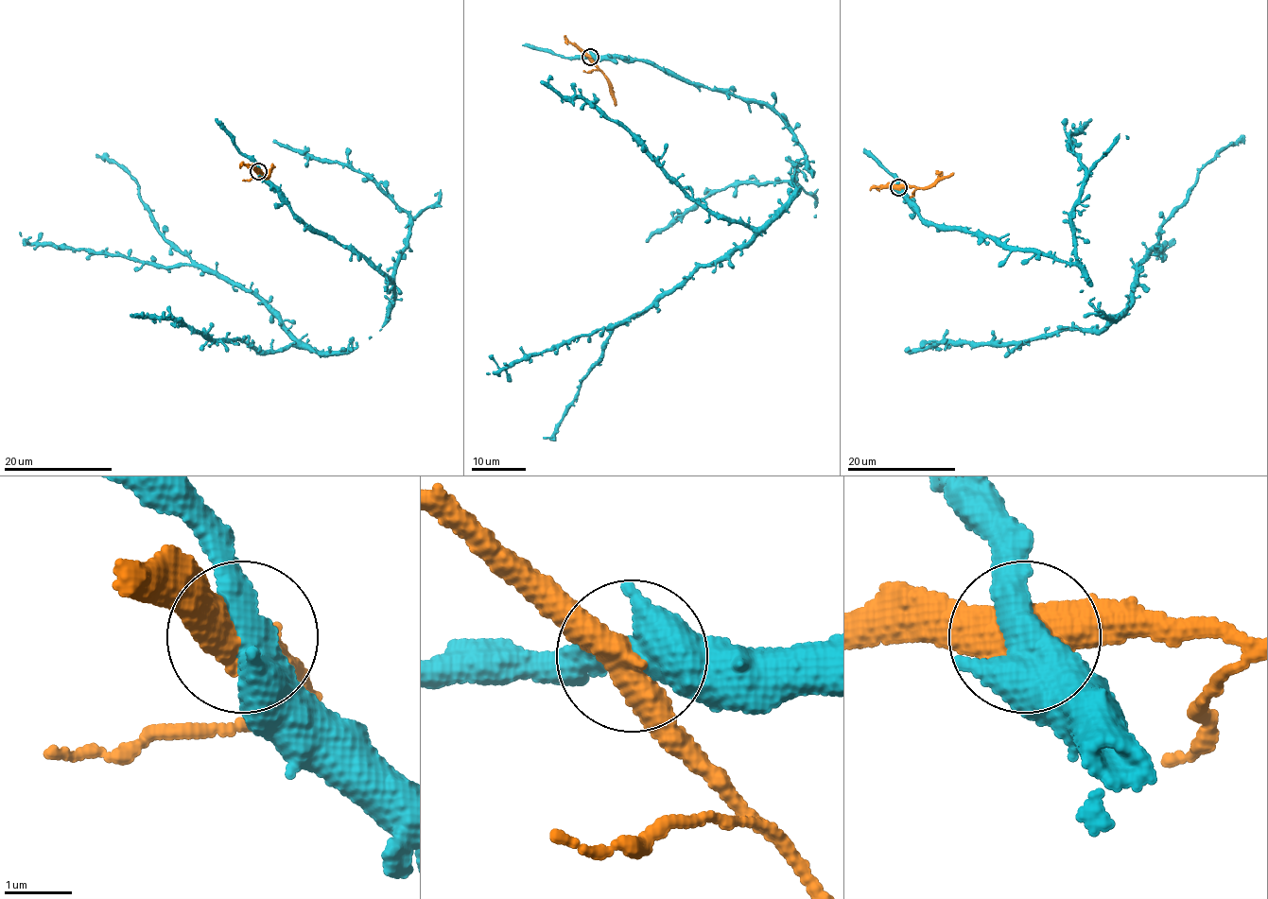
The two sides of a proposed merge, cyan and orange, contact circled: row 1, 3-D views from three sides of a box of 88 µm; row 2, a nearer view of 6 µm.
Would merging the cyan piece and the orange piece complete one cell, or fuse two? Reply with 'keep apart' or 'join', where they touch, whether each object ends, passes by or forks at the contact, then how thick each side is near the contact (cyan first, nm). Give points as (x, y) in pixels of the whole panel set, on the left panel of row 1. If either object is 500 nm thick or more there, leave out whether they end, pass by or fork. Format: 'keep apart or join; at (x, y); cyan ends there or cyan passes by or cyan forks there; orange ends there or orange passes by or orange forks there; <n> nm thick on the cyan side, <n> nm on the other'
keep apart; at (258, 171); 550 nm thick on the cyan side, 480 nm on the other

